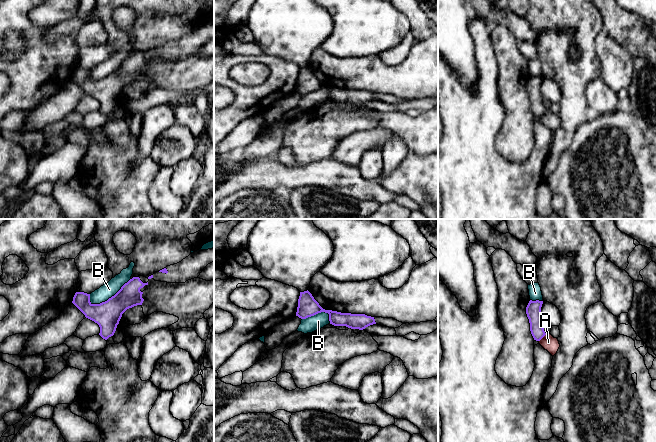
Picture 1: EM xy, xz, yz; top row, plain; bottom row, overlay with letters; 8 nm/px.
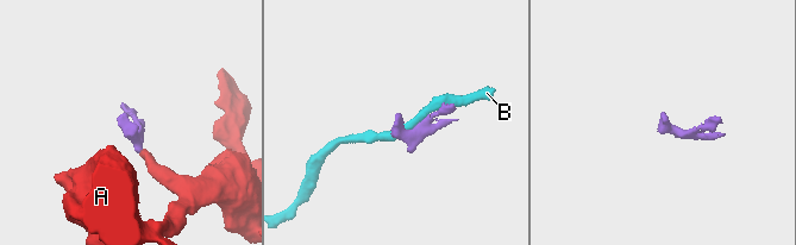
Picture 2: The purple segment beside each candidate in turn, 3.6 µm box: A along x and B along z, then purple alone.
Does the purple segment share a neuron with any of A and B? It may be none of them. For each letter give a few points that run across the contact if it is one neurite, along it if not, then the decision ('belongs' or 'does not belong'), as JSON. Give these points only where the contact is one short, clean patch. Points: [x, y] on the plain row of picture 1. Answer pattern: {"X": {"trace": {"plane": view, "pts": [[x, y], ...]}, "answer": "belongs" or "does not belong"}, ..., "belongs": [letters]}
{"A": {"trace": {"plane": "yz", "pts": [[533, 86], [536, 105], [542, 113], [548, 118]]}, "answer": "belongs"}, "B": {"answer": "does not belong"}, "belongs": ["A"]}

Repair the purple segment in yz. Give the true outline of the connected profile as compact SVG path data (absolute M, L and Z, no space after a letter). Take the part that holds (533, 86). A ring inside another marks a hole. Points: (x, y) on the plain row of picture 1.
M530 76L526 83L526 90L529 95L530 107L534 116L538 117L545 126L554 132L557 129L560 120L557 114L554 114L551 110L546 110L544 107L544 99L541 94L542 80L543 77Z

